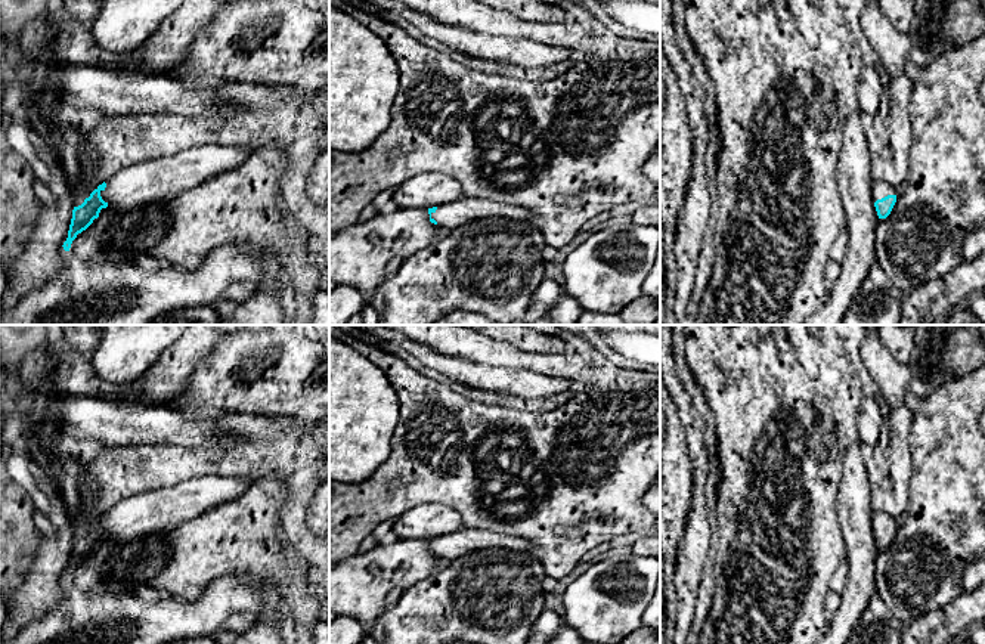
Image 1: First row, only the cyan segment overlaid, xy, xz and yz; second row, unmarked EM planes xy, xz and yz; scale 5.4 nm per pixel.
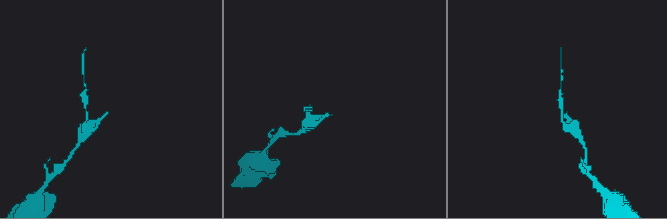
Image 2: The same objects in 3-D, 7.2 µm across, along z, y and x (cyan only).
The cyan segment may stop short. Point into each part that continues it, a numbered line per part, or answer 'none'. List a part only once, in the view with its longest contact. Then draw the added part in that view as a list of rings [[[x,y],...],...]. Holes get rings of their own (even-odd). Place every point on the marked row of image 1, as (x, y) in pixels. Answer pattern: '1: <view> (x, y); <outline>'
1: xy (164, 177); [[[245,145],[192,146],[120,170],[105,182],[100,196],[120,214],[158,199],[170,201],[183,191],[236,168],[251,152],[253,148]]]

